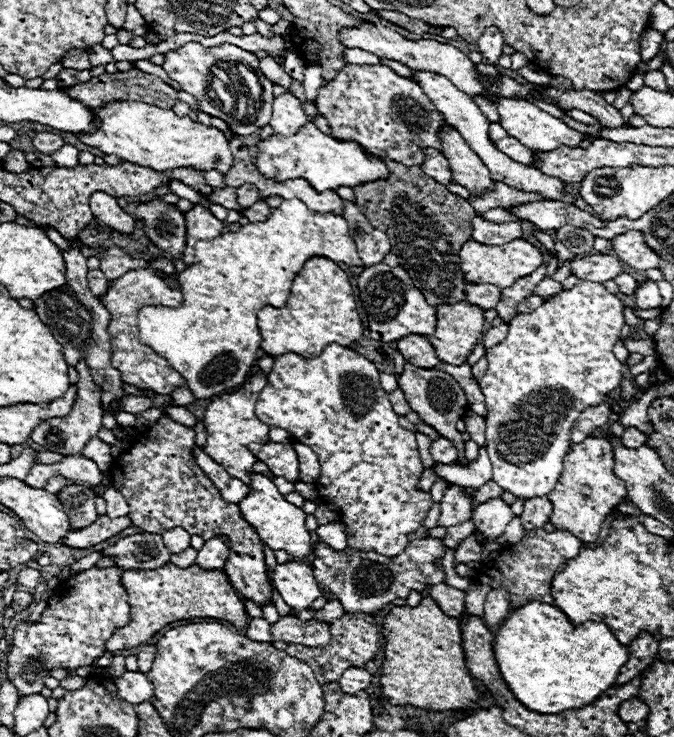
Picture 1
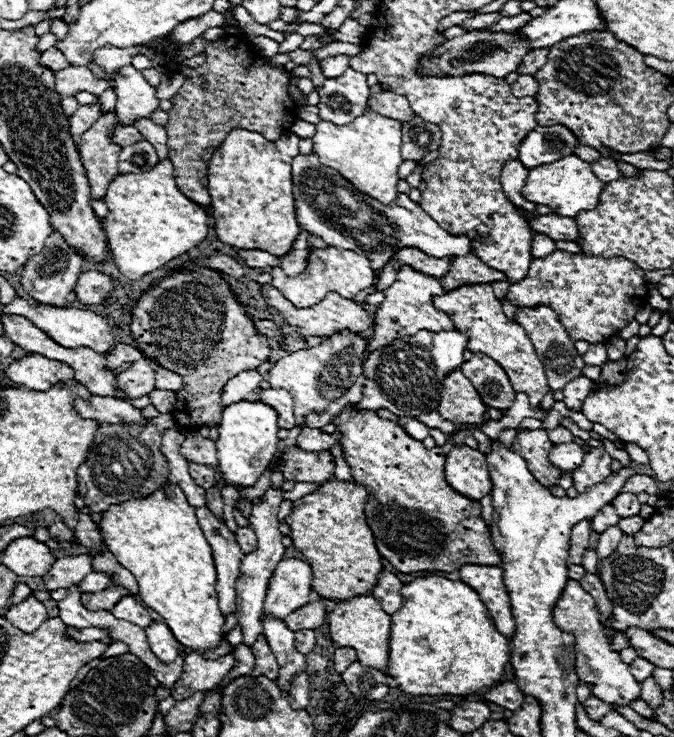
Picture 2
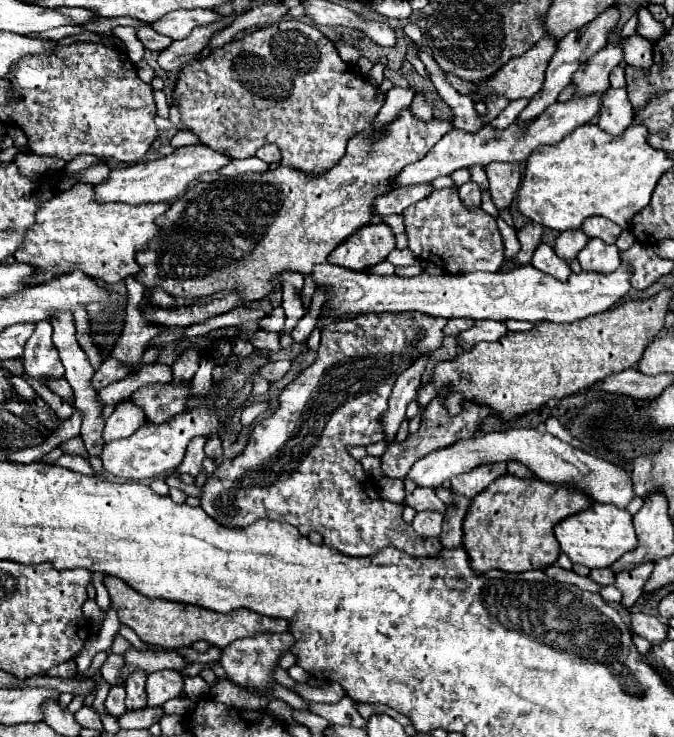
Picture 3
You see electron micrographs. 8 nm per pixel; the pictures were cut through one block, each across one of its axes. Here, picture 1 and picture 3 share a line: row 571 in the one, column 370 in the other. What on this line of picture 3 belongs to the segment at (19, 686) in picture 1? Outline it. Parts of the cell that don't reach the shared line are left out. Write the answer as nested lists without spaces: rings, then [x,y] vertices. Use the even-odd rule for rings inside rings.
[[[282,20],[250,36],[244,34],[212,50],[206,58],[186,64],[174,84],[172,102],[180,110],[182,124],[210,148],[230,148],[234,158],[248,158],[260,146],[276,144],[282,152],[282,166],[322,176],[344,156],[348,140],[374,120],[374,112],[382,106],[382,96],[376,96],[376,88],[354,66],[342,62],[336,46],[316,26],[300,20]]]

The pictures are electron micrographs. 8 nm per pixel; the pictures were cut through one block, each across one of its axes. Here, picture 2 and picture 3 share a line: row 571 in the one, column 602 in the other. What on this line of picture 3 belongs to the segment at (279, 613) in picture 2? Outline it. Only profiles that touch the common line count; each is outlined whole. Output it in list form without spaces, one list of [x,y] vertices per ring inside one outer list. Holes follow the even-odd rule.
[[[324,262],[324,264],[318,264],[314,266],[312,270],[312,276],[316,280],[316,284],[320,286],[326,286],[330,296],[328,296],[328,312],[330,316],[346,316],[346,314],[360,314],[360,312],[422,312],[422,314],[430,314],[430,316],[442,316],[442,318],[474,318],[474,320],[482,320],[482,318],[488,318],[488,320],[530,320],[530,322],[542,322],[542,320],[550,320],[550,322],[576,322],[576,320],[584,320],[592,314],[598,314],[602,310],[608,310],[612,308],[628,290],[630,290],[630,274],[628,274],[628,268],[618,268],[614,270],[612,274],[594,274],[594,272],[580,272],[580,274],[570,274],[570,278],[566,282],[560,282],[556,280],[554,276],[548,276],[540,270],[536,270],[534,266],[522,266],[522,268],[514,268],[514,270],[508,270],[508,272],[468,272],[468,274],[440,274],[440,276],[432,276],[432,274],[418,274],[414,278],[402,278],[402,276],[376,276],[376,274],[368,274],[368,272],[356,272],[356,270],[350,270],[350,268],[344,268],[344,266],[334,266],[330,262]]]

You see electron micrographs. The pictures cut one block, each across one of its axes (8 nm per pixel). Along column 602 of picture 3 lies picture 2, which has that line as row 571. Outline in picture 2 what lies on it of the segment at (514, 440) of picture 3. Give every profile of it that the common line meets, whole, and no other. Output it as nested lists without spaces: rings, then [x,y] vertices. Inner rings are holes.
[[[468,564],[460,568],[462,582],[470,588],[476,588],[482,604],[488,608],[498,632],[508,636],[508,640],[514,638],[514,616],[510,610],[508,590],[504,584],[502,568],[500,566],[474,566]]]

